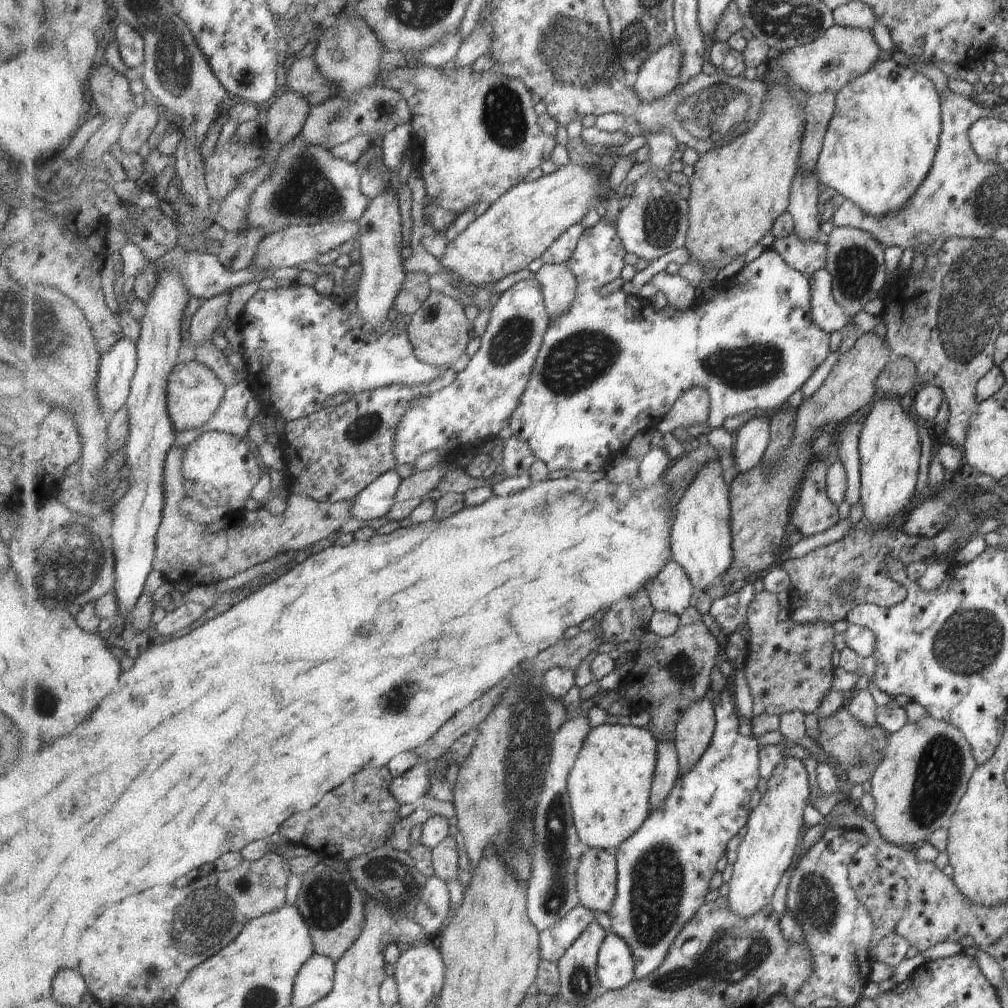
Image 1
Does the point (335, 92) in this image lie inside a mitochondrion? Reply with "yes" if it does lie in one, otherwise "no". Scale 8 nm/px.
no

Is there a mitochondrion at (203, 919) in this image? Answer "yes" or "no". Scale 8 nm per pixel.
yes

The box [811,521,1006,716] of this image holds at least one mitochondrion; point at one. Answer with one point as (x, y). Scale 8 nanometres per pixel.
(969, 642)

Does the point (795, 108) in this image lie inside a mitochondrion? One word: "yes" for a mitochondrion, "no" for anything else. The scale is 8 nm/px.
no

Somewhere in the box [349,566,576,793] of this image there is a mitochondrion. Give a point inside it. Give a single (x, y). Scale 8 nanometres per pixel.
(400, 694)

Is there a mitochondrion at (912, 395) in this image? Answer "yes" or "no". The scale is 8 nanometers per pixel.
no

